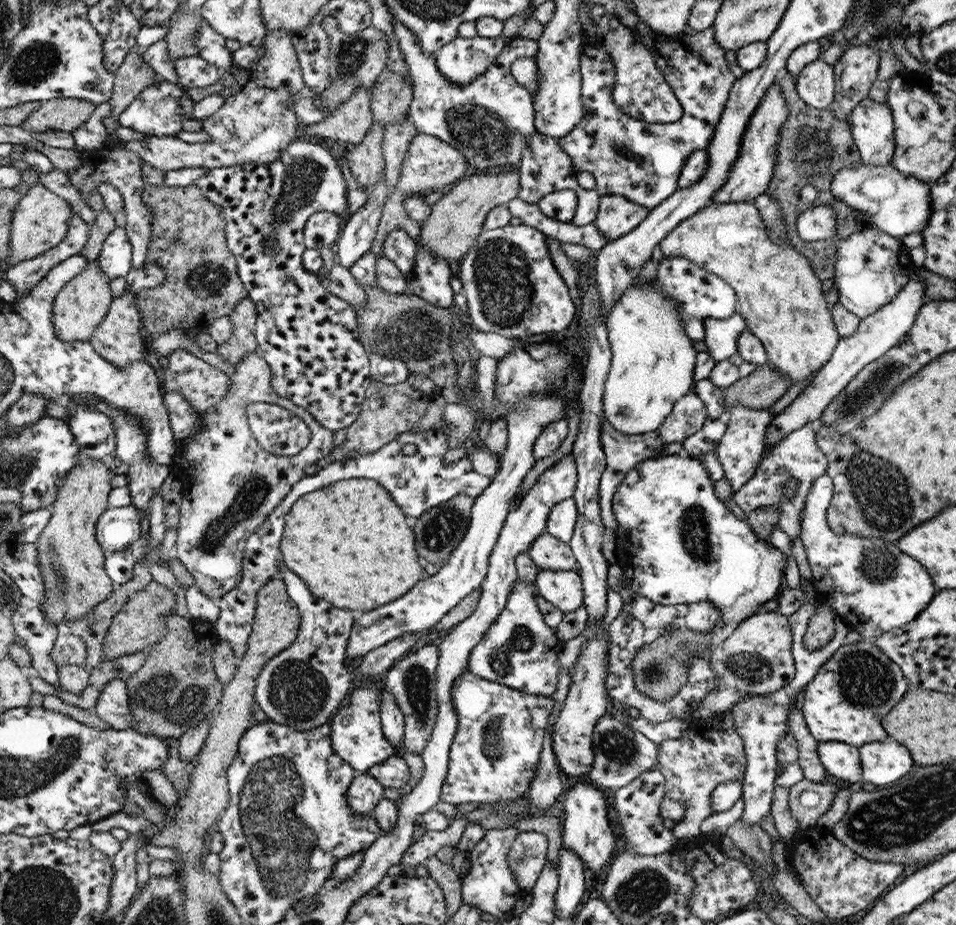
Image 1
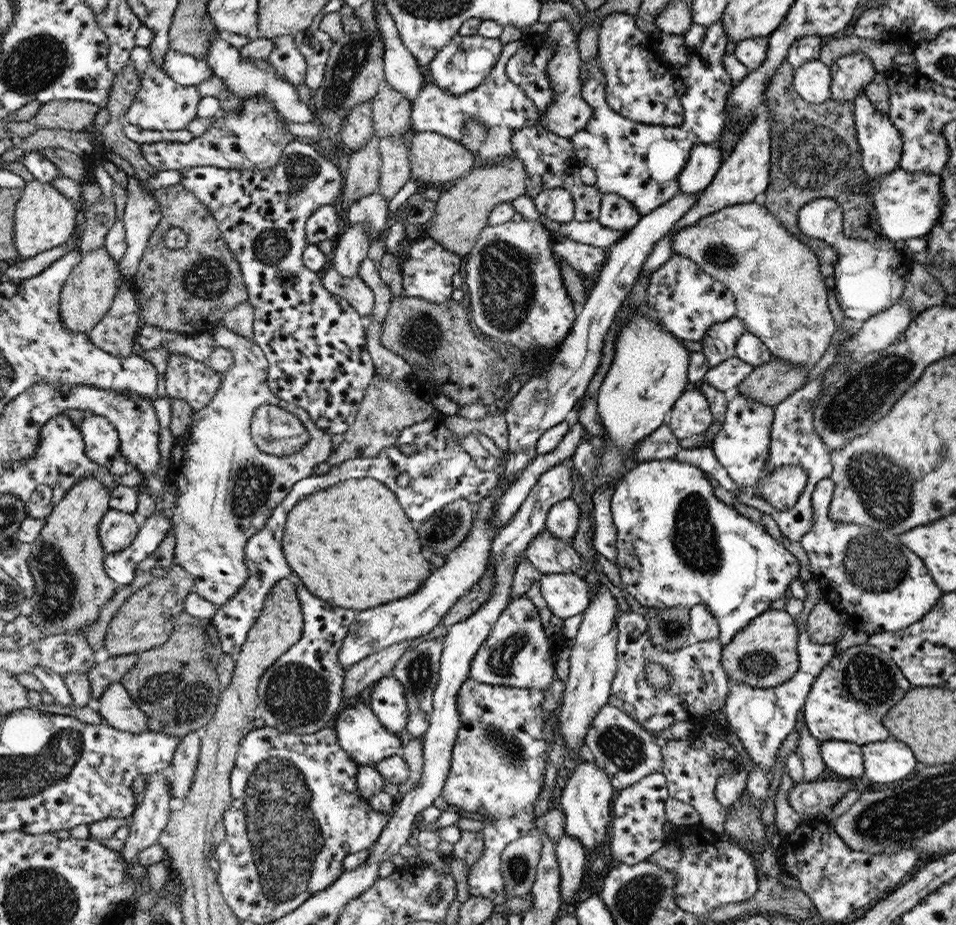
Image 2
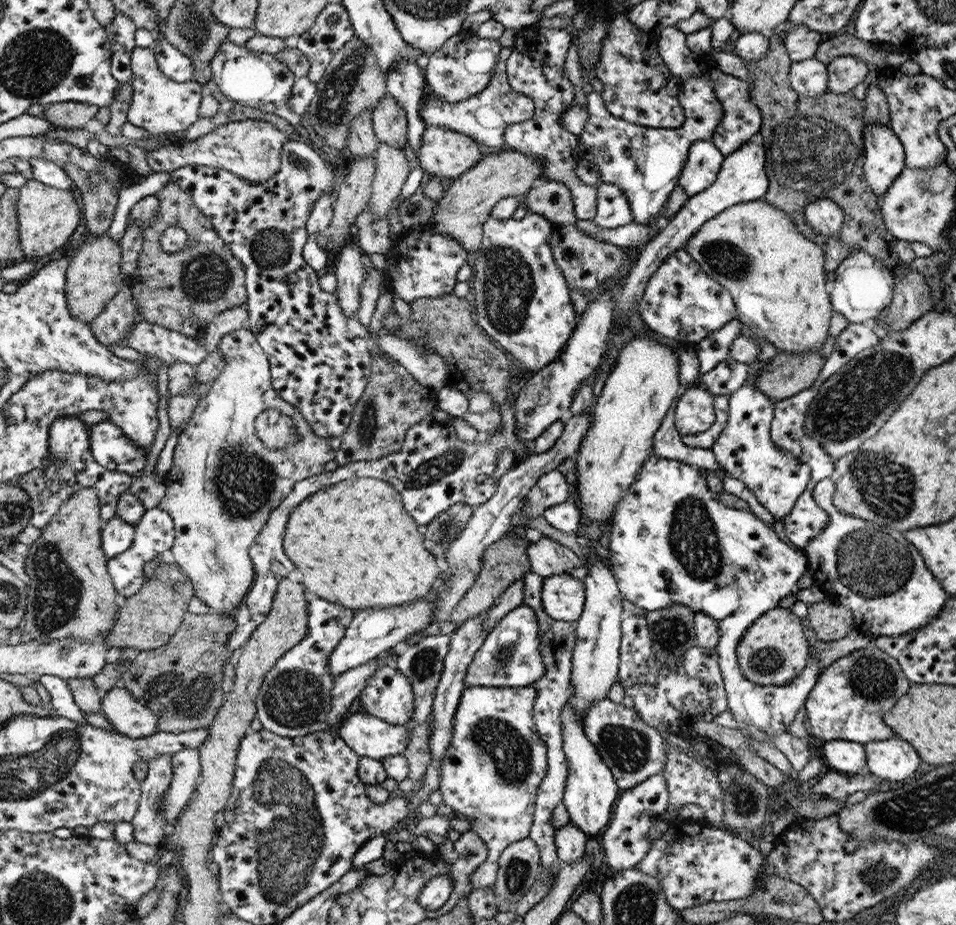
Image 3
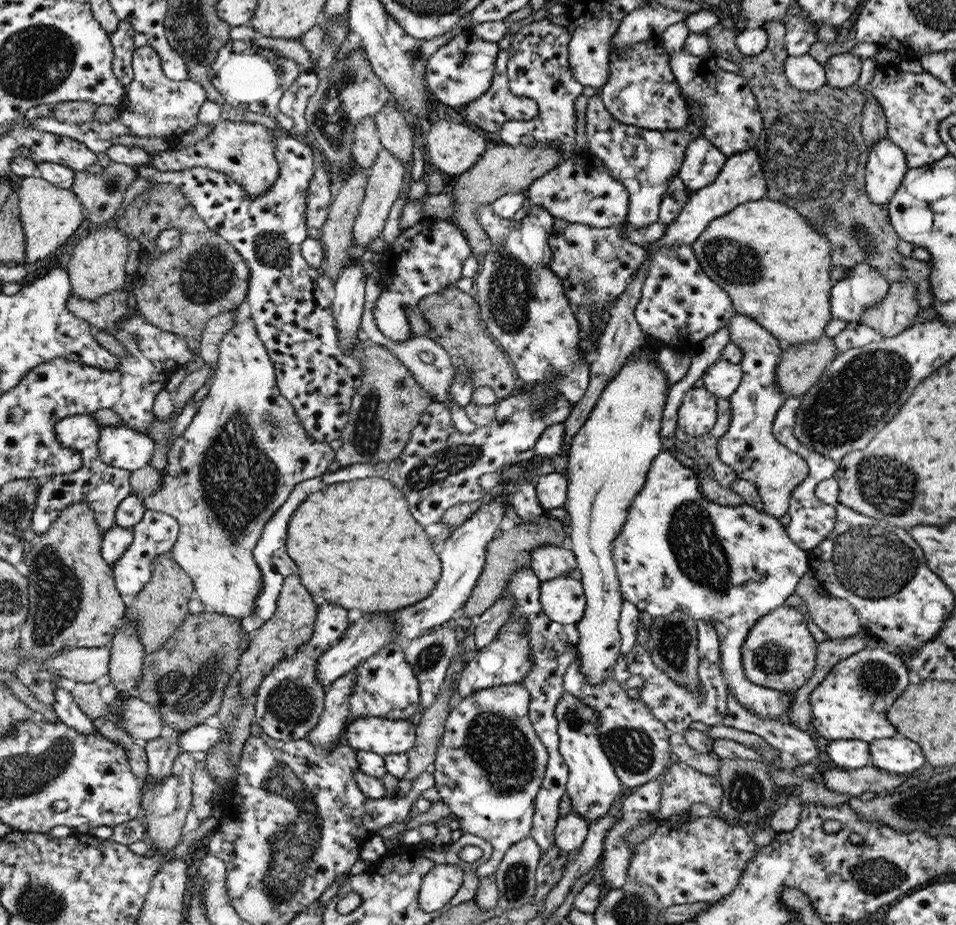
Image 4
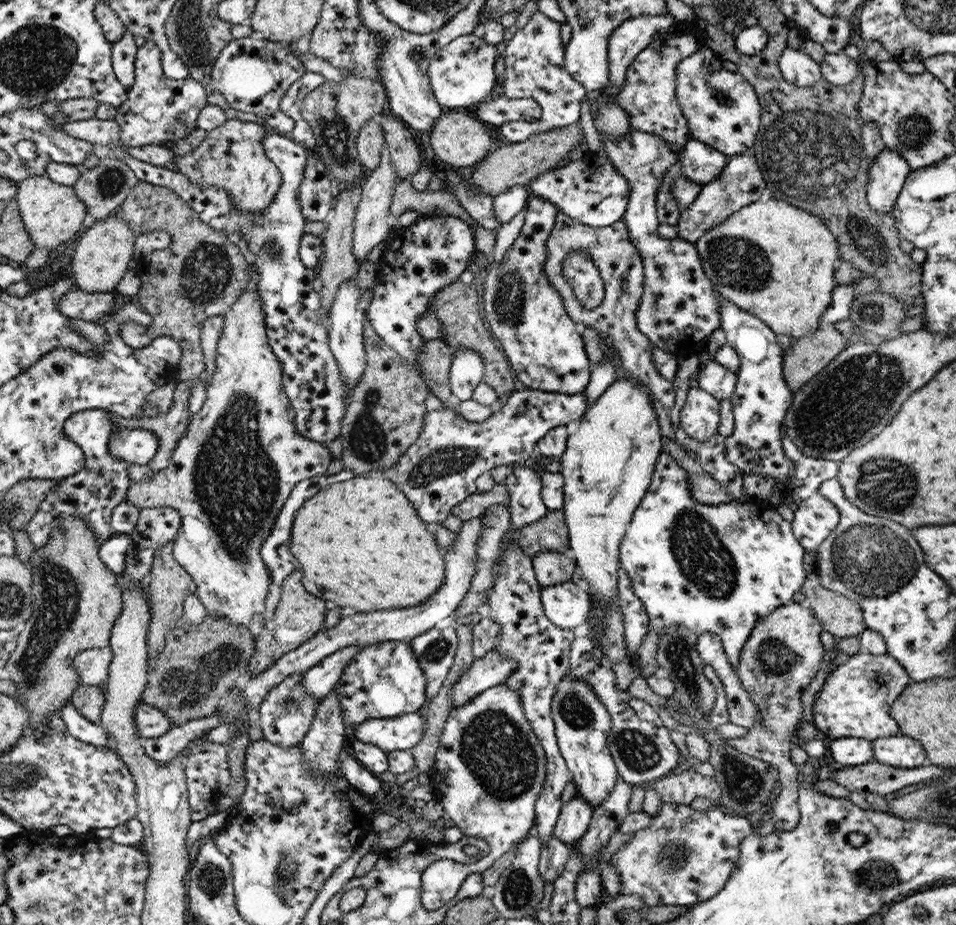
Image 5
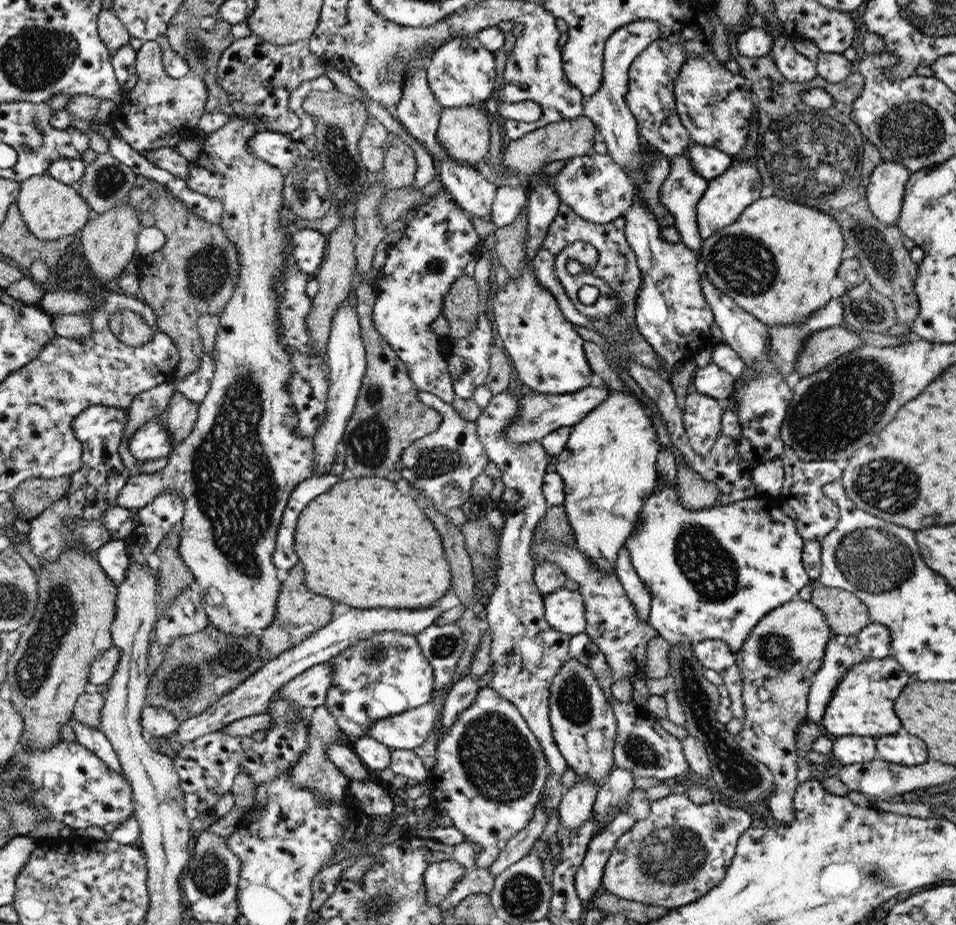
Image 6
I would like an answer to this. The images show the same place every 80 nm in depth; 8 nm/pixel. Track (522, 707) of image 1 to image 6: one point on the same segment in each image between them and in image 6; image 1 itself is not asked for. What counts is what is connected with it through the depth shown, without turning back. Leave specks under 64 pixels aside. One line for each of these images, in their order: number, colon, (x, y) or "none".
2: (498, 761)
3: (490, 774)
4: (489, 765)
5: (489, 769)
6: (490, 771)

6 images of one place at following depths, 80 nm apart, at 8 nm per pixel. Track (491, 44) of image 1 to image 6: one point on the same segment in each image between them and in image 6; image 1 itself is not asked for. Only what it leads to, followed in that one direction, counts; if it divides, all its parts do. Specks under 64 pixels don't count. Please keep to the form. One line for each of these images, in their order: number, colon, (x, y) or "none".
2: (461, 65)
3: (462, 67)
4: (461, 70)
5: (461, 74)
6: (461, 72)

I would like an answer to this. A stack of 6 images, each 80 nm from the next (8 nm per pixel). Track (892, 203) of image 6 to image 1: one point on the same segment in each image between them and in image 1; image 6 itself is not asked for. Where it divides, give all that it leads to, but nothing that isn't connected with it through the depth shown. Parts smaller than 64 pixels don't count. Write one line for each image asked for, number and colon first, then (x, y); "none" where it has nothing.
1: (873, 131)
2: (880, 143)
3: (884, 159)
4: (886, 166)
5: (887, 176)

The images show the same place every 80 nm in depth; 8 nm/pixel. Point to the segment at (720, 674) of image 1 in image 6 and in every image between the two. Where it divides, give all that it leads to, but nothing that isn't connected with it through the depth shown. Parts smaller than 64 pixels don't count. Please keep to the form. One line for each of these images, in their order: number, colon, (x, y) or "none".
2: (764, 654)
3: (772, 652)
4: (780, 652)
5: (784, 651)
6: (784, 651)

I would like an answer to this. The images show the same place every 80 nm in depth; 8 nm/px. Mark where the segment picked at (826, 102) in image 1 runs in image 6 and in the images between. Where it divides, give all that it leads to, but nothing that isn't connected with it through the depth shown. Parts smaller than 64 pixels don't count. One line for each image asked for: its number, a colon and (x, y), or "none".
2: (812, 81)
3: (809, 77)
4: (804, 73)
5: (796, 67)
6: (795, 67)

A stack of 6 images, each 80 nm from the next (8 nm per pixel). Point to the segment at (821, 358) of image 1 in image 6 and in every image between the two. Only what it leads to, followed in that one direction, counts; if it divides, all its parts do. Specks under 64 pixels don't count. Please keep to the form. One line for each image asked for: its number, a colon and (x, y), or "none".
2: (780, 295)
3: (777, 279)
4: (774, 265)
5: (775, 261)
6: (776, 260)

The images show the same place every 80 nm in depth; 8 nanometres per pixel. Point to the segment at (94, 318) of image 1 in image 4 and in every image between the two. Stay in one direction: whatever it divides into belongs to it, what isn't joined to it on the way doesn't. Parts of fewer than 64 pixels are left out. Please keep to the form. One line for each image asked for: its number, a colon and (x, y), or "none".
2: (87, 296)
3: (94, 277)
4: (96, 268)

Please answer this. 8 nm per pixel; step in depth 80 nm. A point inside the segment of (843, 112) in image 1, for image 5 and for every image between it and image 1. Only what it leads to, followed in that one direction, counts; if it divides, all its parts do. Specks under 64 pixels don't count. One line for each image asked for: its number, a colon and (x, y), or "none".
2: (851, 74)
3: (845, 72)
4: (842, 70)
5: (838, 69)

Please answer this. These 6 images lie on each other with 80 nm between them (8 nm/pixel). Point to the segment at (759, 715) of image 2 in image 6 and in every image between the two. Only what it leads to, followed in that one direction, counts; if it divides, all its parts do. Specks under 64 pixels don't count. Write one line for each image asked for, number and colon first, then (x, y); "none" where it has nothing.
3: (672, 542)
4: (677, 551)
5: (720, 569)
6: (714, 573)

